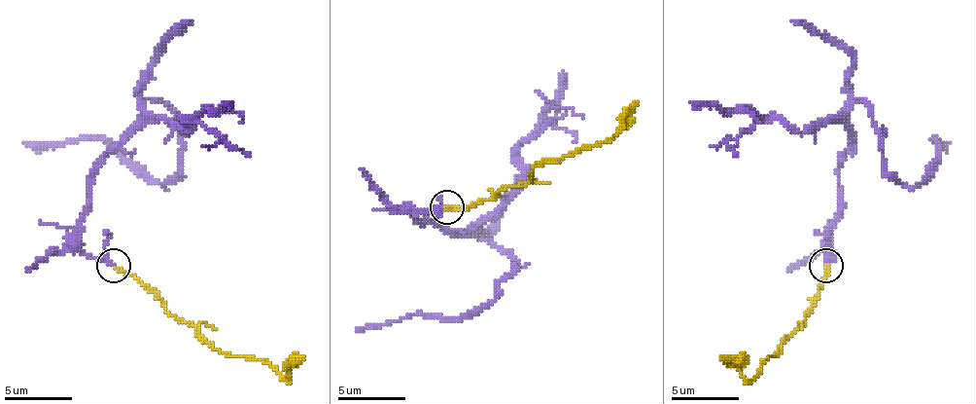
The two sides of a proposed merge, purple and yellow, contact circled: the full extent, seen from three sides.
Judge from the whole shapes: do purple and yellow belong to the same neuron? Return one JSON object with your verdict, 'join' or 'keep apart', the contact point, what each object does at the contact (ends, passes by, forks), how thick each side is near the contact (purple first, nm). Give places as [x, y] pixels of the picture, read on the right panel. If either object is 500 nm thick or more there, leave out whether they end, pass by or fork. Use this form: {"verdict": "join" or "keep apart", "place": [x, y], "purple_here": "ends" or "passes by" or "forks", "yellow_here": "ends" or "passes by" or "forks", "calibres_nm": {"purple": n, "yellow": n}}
{"verdict": "join", "place": [826, 266], "purple_here": "passes by", "yellow_here": "ends", "calibres_nm": {"purple": 240, "yellow": 180}}

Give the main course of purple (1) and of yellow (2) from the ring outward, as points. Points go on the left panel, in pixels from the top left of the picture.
1: (115, 265), (81, 247), (90, 173), (141, 105), (175, 116), (182, 166), (165, 187), (101, 139), (23, 143)
2: (115, 265), (141, 281), (172, 315), (192, 322), (195, 332), (216, 349), (263, 359), (283, 380), (303, 356)

